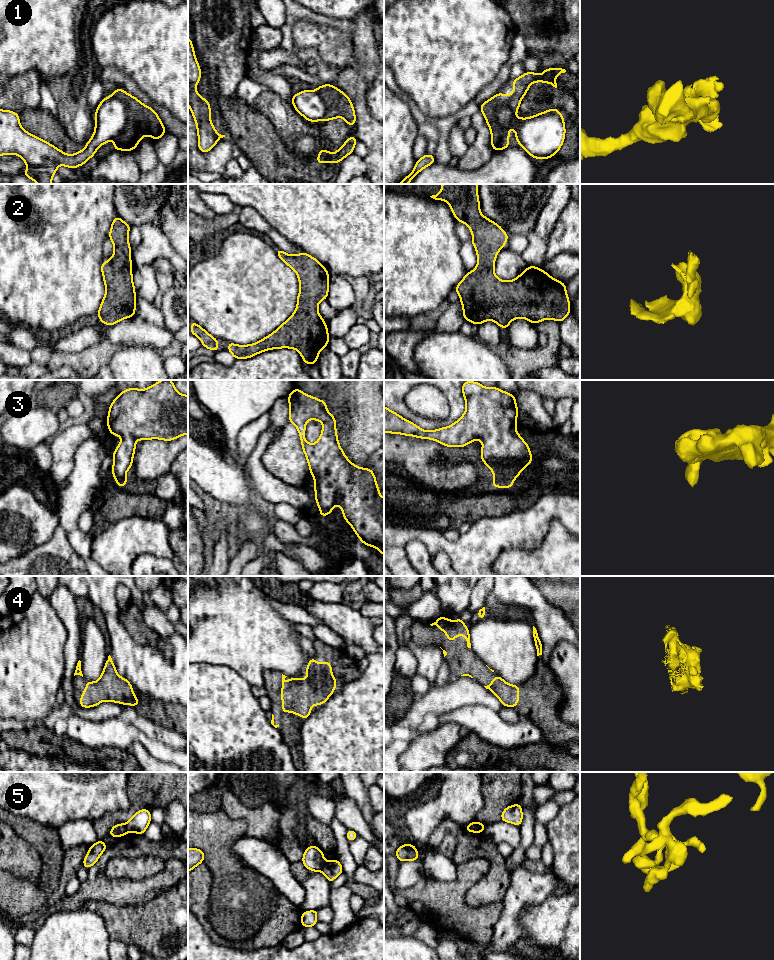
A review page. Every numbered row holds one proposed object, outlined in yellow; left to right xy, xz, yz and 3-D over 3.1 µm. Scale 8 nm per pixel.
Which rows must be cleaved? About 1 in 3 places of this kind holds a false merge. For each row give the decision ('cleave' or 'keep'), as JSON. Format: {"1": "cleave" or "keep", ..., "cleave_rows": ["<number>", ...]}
{"1": "cleave", "2": "keep", "3": "keep", "4": "keep", "5": "cleave", "cleave_rows": ["1", "5"]}

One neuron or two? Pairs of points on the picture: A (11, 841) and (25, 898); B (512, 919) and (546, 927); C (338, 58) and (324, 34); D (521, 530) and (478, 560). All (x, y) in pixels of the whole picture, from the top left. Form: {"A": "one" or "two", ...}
{"A": "two", "B": "two", "C": "one", "D": "one"}

